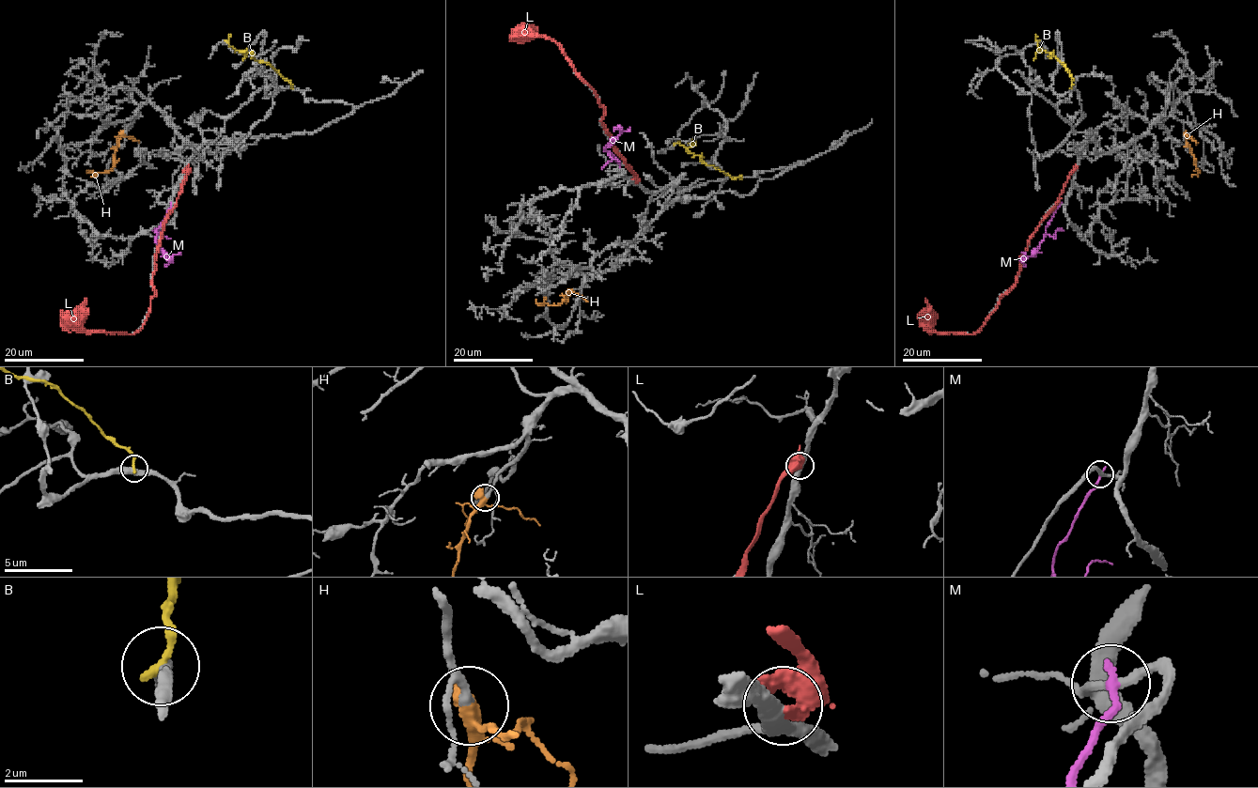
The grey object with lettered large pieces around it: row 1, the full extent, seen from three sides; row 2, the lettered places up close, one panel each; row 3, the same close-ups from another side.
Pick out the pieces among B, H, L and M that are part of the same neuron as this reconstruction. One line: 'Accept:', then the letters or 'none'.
Accept: H

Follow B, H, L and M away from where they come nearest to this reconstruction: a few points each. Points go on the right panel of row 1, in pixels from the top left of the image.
B: (1071, 87), (1072, 77), (1060, 62), (1040, 48), (1036, 35)
H: (1186, 133), (1186, 144), (1200, 173), (1194, 170)
L: (1076, 170), (1071, 173), (1059, 203), (1029, 240), (1016, 283), (977, 332), (932, 332), (924, 298)
M: (1059, 204), (1043, 240), (1036, 252), (1027, 257), (1025, 265)

